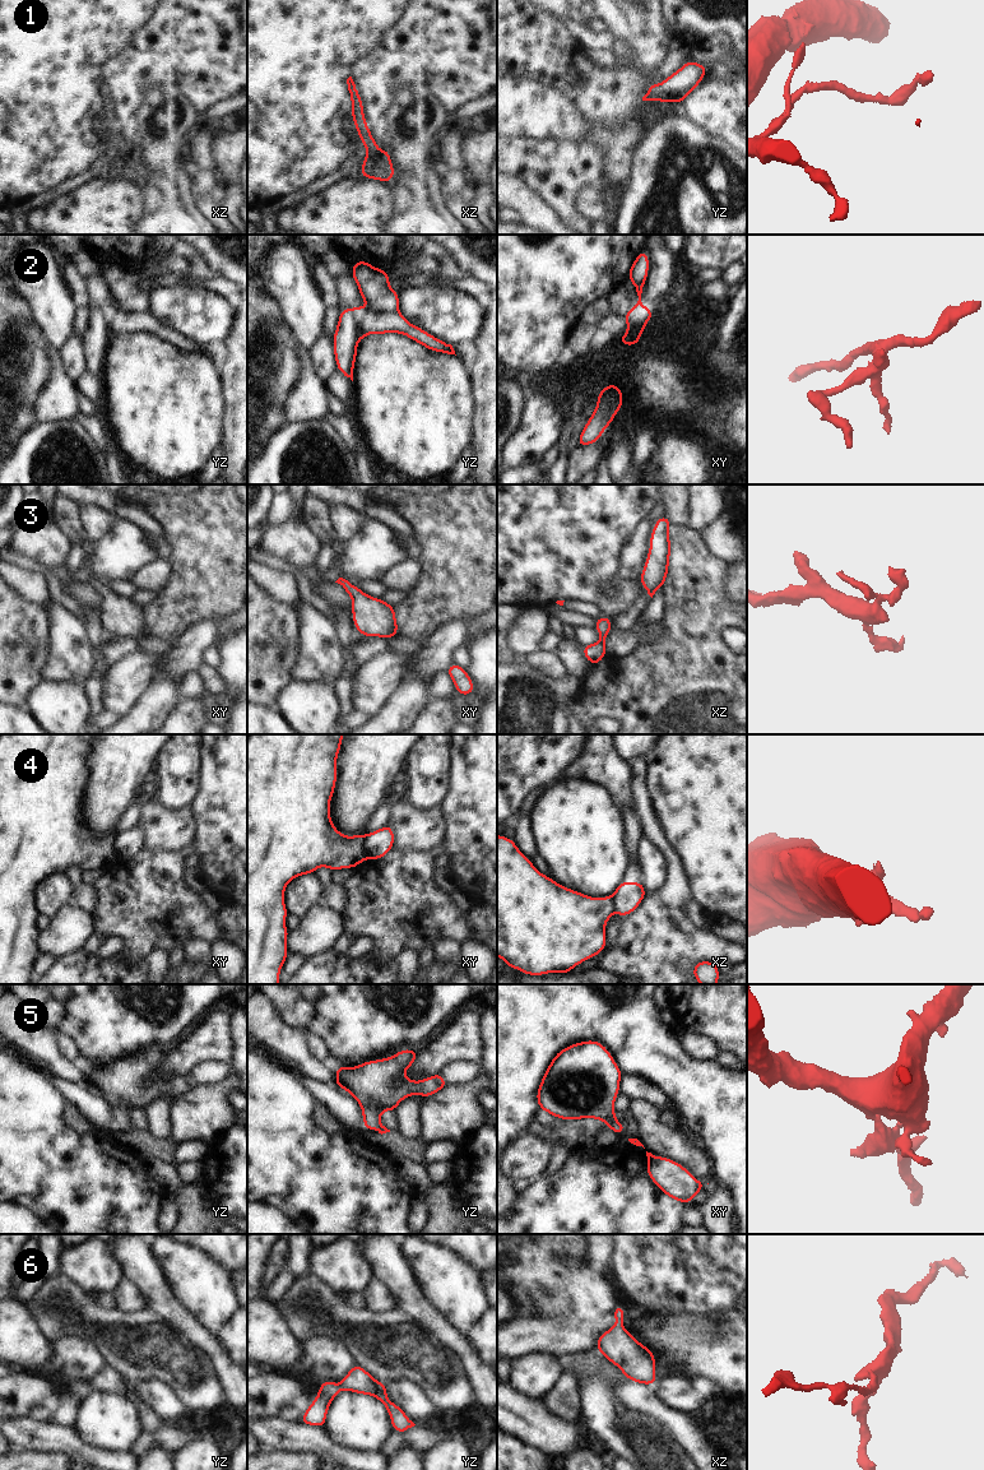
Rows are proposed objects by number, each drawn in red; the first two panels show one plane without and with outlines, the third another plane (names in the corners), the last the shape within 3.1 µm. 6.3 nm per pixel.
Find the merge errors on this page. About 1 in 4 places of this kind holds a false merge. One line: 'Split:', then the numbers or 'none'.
Split: 2, 4

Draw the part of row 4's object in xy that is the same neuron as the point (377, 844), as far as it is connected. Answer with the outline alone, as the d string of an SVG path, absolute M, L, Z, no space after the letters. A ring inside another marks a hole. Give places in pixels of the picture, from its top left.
M389 824L375 833L365 834L363 849L368 859L384 858L393 849L394 839L395 835Z

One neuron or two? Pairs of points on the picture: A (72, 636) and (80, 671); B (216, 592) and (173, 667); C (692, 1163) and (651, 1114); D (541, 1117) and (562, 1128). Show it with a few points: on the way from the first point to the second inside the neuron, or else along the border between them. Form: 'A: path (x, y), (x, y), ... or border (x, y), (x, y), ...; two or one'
A: path (72, 645), (75, 662); one
B: border (227, 617), (202, 621), (190, 627), (177, 640); two
C: path (681, 1151), (655, 1126); one
D: path (546, 1118), (557, 1126); one

